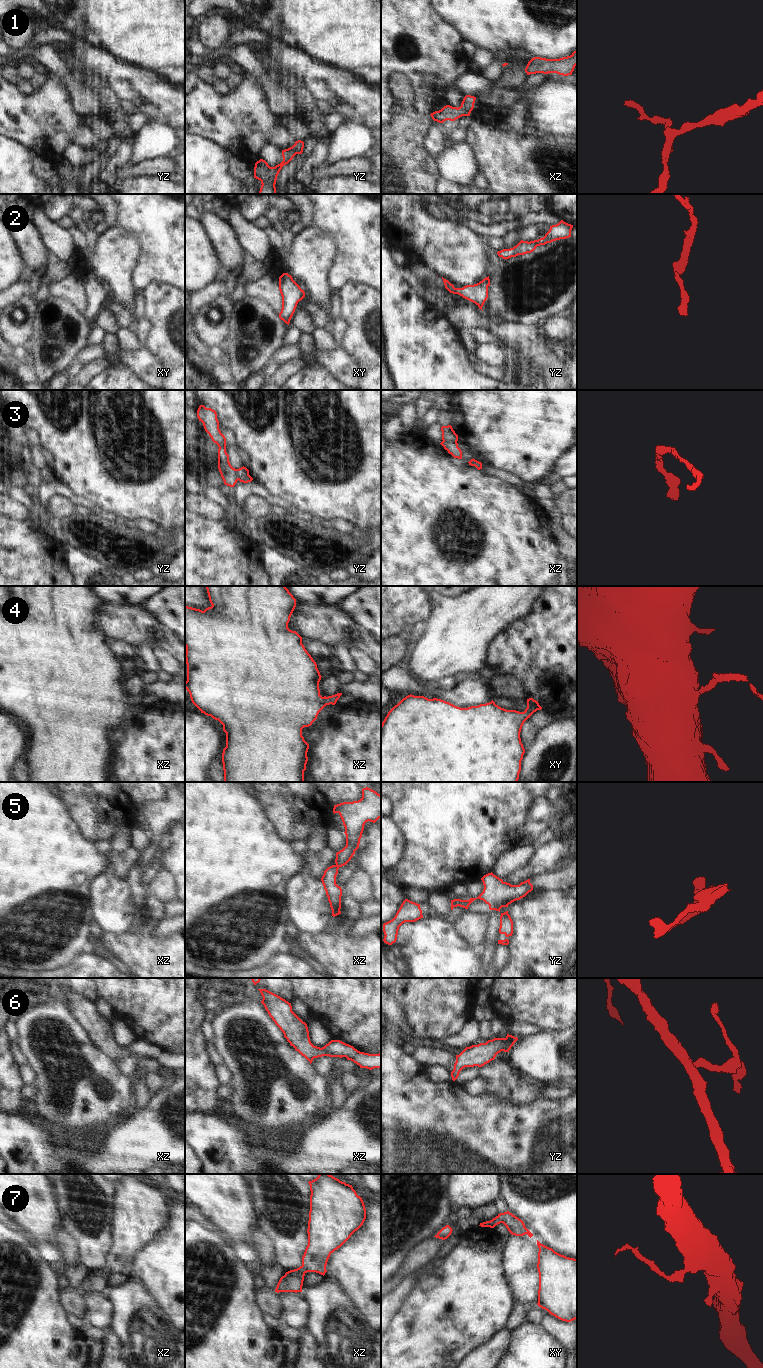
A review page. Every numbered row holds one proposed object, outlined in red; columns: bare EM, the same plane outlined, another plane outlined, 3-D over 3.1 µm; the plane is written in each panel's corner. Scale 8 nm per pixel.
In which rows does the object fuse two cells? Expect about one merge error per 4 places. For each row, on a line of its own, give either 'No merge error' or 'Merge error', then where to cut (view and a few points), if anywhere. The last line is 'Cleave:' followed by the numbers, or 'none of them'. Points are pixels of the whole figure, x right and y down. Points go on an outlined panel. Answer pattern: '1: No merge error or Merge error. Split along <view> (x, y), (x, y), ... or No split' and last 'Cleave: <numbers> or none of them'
1: No merge error. No split
2: No merge error. No split
3: Merge error. Split along xz (443, 440), (456, 442)
4: No merge error. No split
5: No merge error. No split
6: No merge error. No split
7: No merge error. No split
Cleave: 3.

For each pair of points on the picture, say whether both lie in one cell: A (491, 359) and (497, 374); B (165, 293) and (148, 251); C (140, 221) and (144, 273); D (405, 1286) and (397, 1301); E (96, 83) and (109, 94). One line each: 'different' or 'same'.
A: different
B: different
C: same
D: same
E: same

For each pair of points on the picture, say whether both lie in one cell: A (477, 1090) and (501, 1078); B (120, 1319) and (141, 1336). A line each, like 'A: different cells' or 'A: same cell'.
A: different cells
B: same cell

